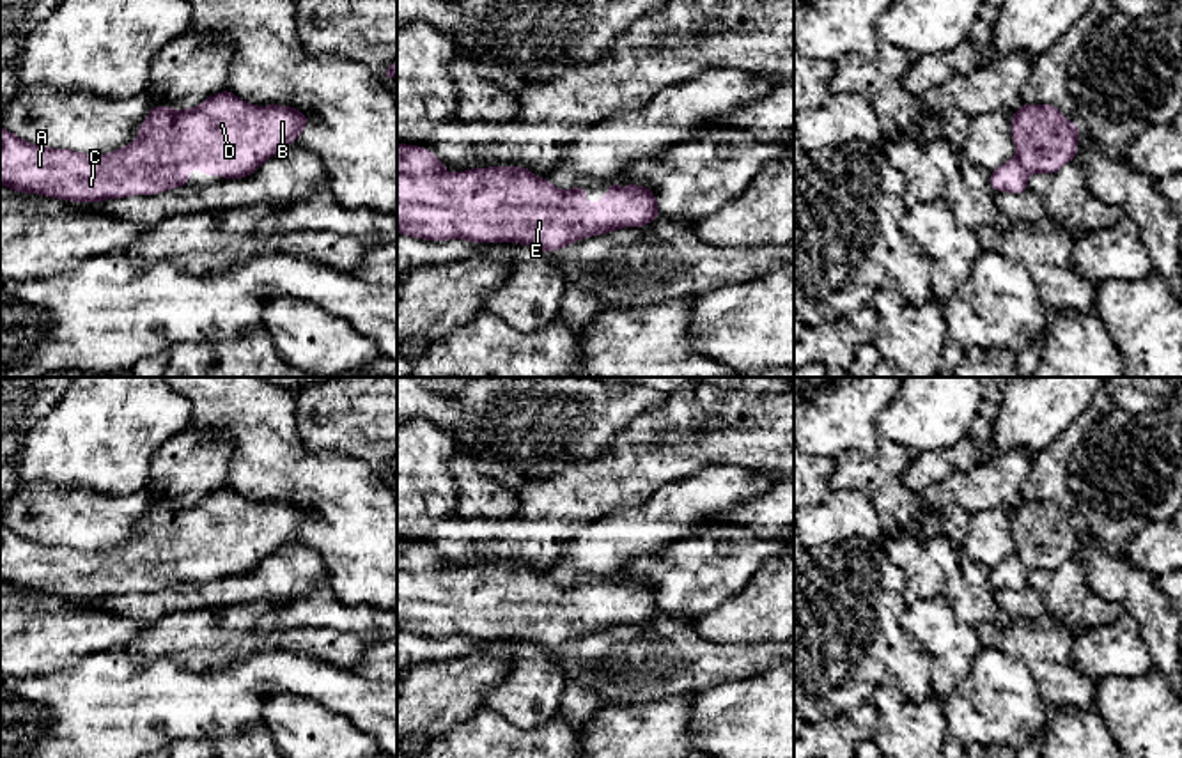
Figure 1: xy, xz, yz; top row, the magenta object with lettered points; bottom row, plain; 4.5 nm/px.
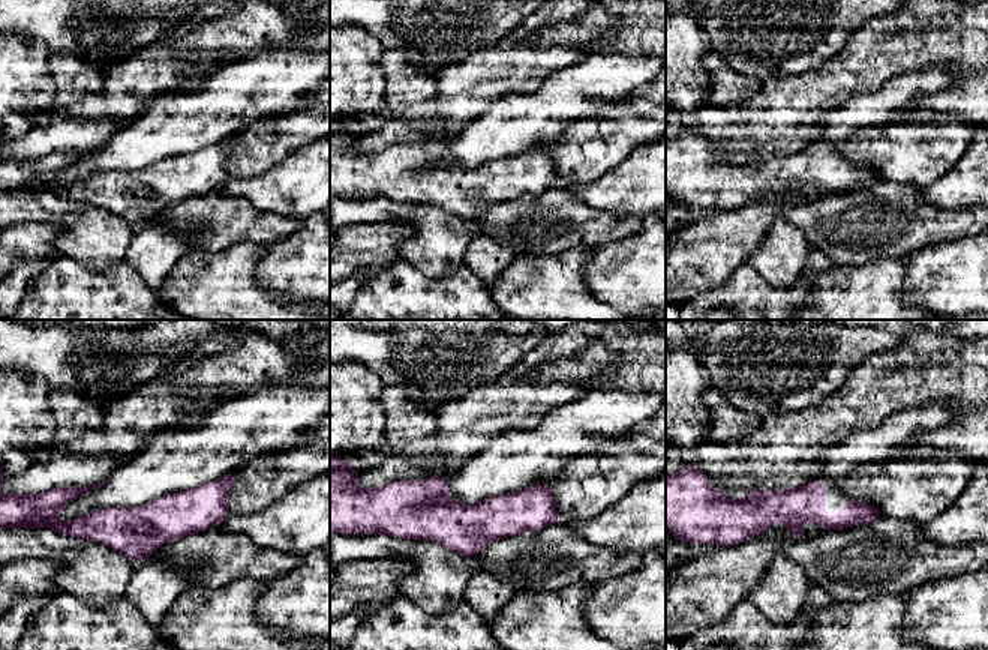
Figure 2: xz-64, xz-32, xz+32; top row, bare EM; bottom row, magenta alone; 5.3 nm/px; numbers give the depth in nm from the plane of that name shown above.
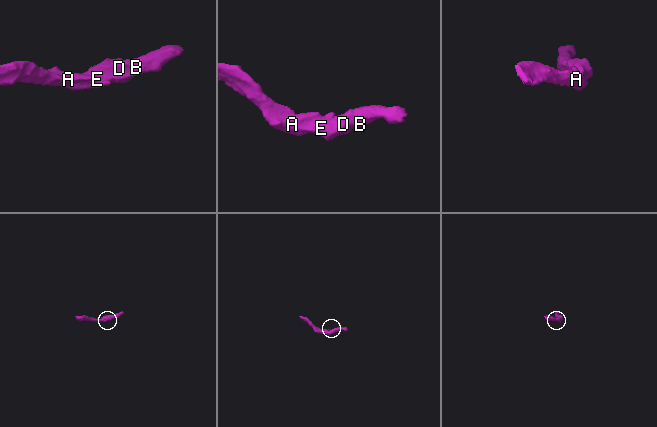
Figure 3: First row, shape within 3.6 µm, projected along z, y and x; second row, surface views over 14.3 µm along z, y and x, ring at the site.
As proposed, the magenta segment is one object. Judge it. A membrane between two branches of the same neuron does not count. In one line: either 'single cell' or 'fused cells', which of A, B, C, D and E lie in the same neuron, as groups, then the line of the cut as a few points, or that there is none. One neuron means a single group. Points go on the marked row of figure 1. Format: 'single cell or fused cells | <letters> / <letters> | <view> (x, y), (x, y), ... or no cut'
single cell | A B C D E | no cut

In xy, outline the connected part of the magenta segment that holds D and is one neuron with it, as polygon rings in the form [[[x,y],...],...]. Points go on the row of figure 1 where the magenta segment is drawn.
[[[227,89],[191,110],[156,104],[135,143],[106,156],[48,149],[0,126],[0,184],[73,202],[156,195],[190,182],[190,168],[246,177],[294,143],[307,115],[291,106],[252,106]]]

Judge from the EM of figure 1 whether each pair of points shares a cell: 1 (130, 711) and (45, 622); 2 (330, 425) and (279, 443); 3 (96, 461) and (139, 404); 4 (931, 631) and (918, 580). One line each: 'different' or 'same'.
1: different
2: different
3: same
4: different

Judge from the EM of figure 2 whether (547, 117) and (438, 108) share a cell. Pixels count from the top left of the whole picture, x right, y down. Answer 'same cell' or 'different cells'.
different cells

